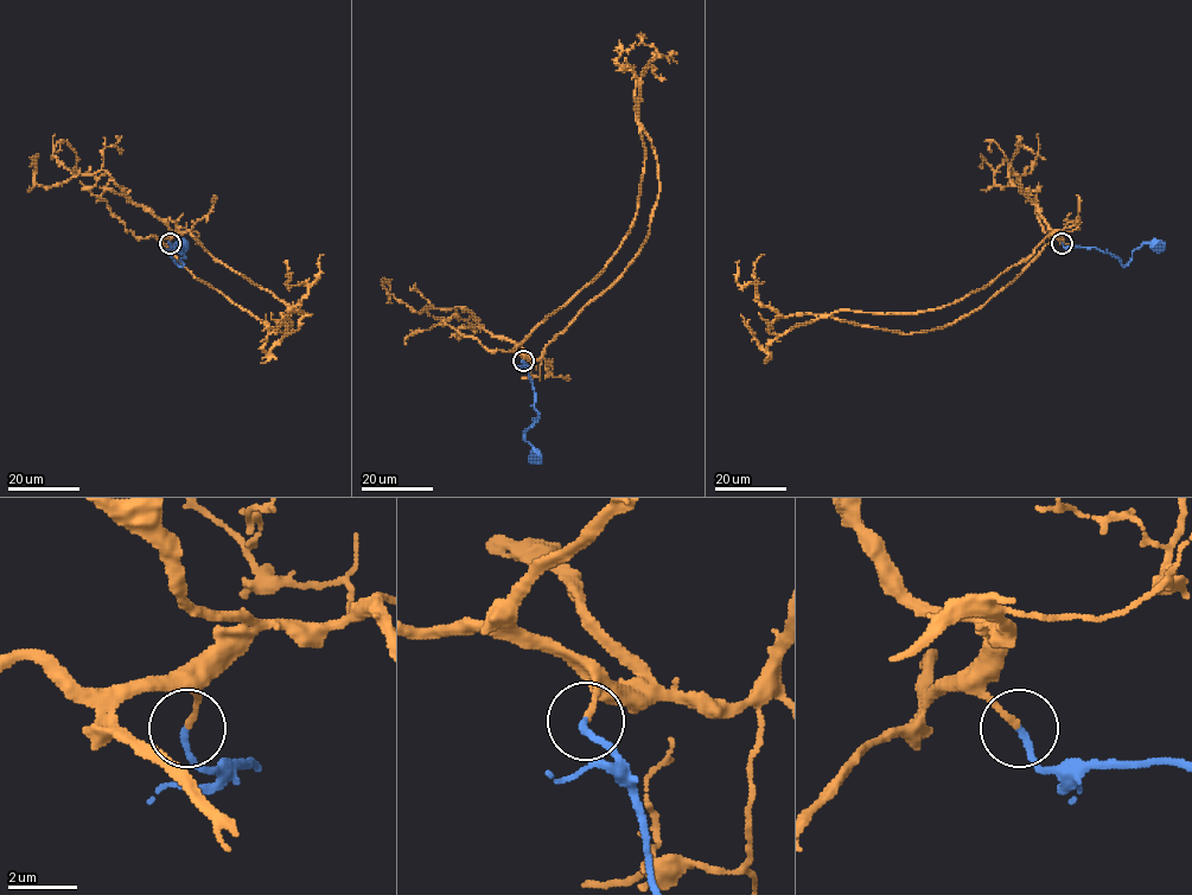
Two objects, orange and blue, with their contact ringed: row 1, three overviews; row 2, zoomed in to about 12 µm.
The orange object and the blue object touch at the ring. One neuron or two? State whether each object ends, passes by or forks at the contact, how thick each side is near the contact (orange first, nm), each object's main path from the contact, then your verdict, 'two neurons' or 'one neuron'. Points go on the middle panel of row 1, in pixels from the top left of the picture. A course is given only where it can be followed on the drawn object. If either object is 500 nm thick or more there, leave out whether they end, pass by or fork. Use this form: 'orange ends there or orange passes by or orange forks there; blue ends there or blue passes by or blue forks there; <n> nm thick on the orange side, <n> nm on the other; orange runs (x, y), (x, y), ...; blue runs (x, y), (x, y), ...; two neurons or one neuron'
orange ends there; blue ends there; 160 nm thick on the orange side, 180 nm on the other; orange runs (523, 360), (516, 347), (598, 274), (637, 211), (644, 149), (636, 114), (636, 81), (661, 55), (641, 37); blue runs (523, 360), (539, 416), (524, 430), (524, 439), (536, 454); one neuron

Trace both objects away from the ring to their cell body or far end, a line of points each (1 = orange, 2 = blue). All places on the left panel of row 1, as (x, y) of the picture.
1: (170, 242), (196, 277), (284, 333), (291, 323), (281, 313), (307, 294), (303, 282), (287, 285), (287, 260)
2: (170, 242), (182, 248), (185, 257), (179, 266), (171, 248), (183, 243)

